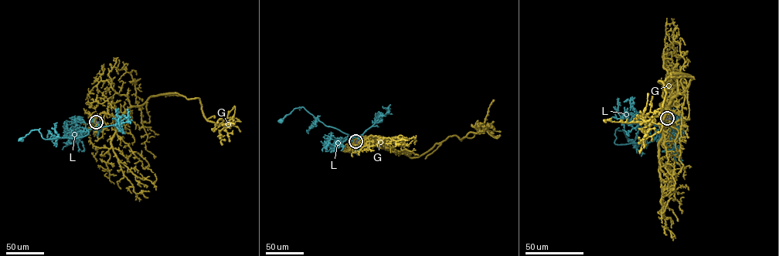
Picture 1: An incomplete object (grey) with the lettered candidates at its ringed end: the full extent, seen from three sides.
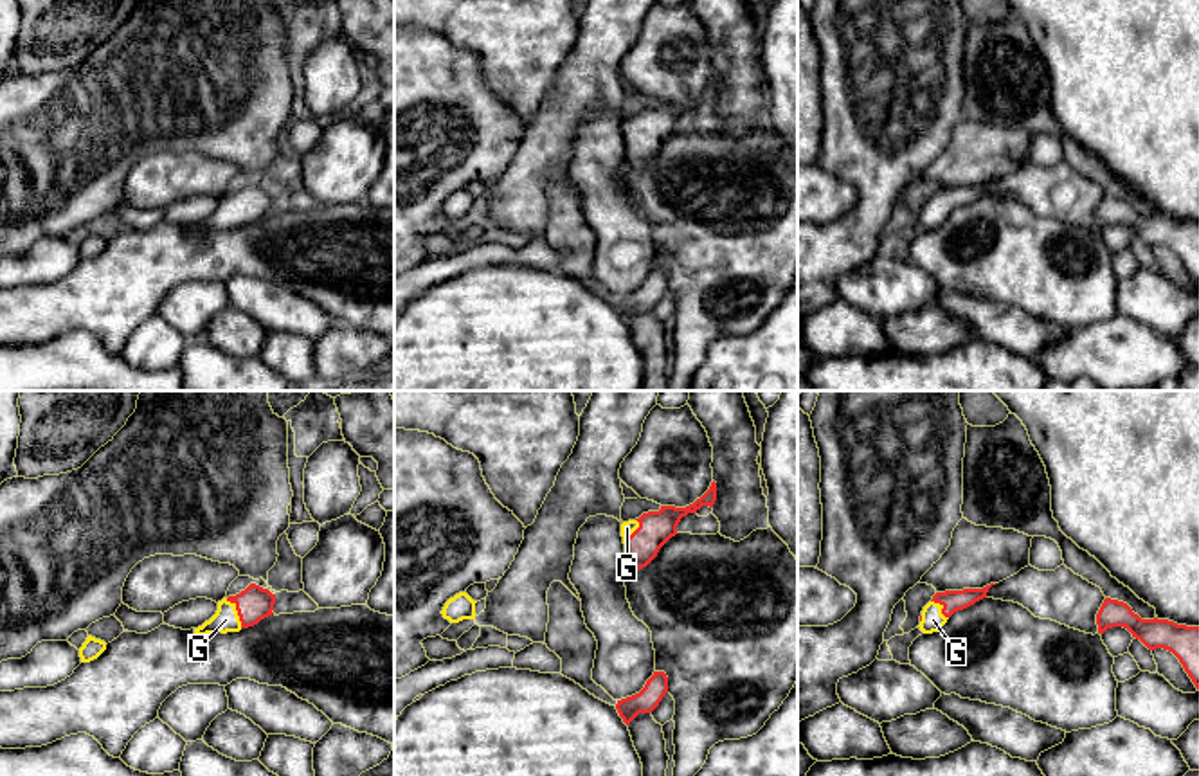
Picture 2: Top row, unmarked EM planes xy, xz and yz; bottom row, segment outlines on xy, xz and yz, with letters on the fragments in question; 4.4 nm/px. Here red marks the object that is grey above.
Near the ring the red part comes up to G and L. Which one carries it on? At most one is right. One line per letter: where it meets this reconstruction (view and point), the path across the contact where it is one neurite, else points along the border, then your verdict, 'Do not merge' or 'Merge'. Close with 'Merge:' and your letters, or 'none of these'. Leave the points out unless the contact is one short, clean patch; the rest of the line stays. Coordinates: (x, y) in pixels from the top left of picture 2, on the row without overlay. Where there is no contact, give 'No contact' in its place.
G: Touches red at xy (238, 209). Path across: xy (254, 200), (238, 209), (225, 216). Merge
L: No contact. Do not merge
Merge: G

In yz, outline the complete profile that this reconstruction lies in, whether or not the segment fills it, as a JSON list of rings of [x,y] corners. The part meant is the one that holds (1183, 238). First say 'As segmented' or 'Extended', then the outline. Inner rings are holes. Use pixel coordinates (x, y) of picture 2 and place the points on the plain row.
As segmented. [[[1105,194],[1096,211],[1098,230],[1123,223],[1149,247],[1172,248],[1199,286],[1199,223],[1177,221],[1168,216],[1141,216],[1132,205],[1118,196]]]

